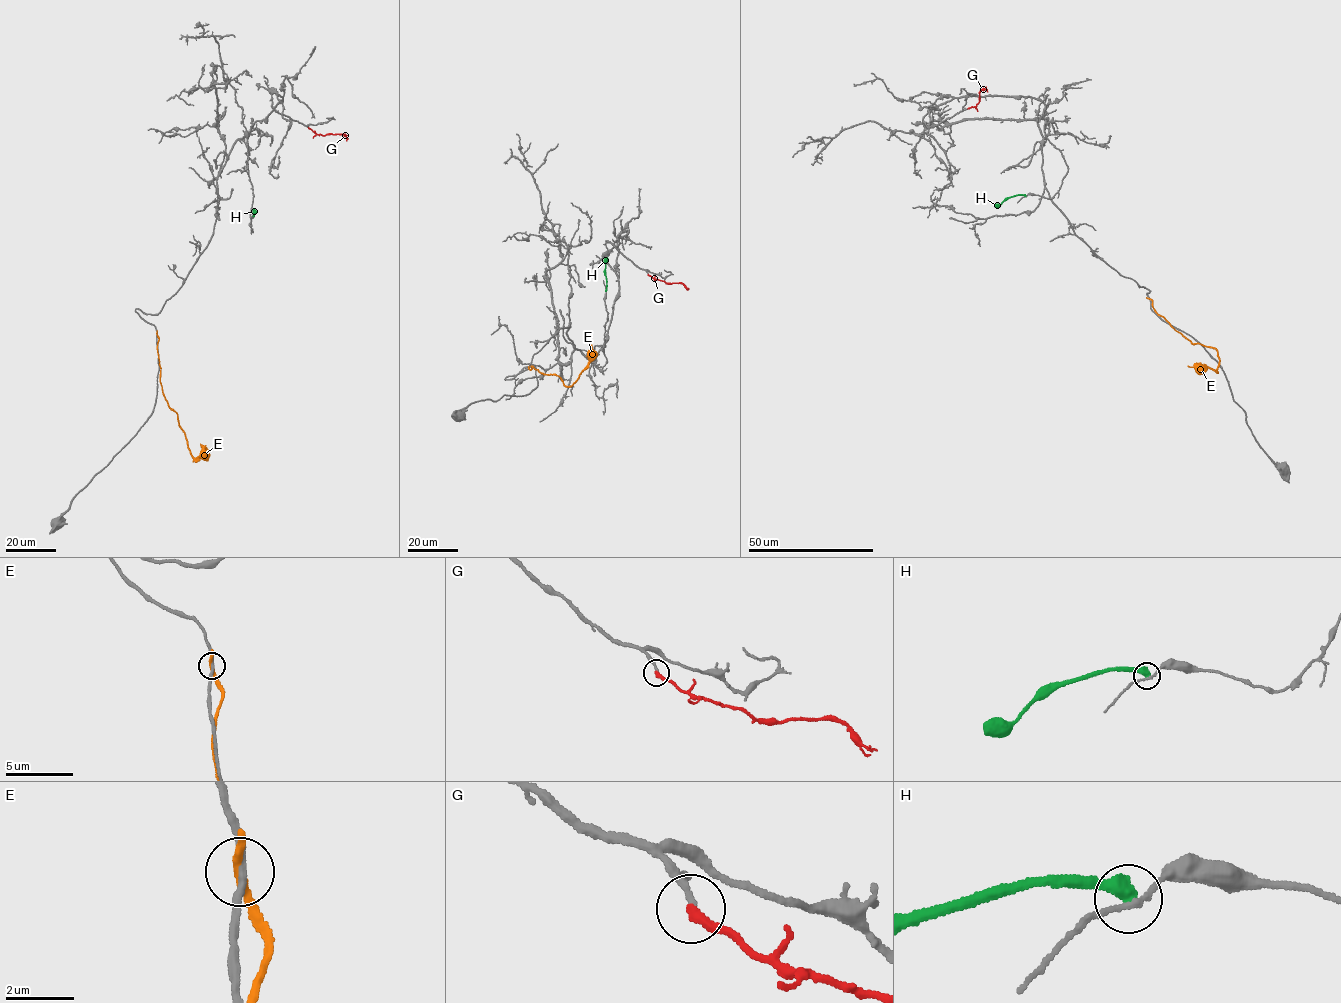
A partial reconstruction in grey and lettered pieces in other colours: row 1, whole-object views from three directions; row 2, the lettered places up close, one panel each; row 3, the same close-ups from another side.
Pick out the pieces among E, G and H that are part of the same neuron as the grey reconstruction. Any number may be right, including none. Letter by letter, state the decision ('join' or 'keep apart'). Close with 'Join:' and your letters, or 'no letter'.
E: keep apart
G: join
H: keep apart
Join: G

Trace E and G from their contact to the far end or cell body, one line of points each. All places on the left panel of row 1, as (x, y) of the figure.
E: (157, 333), (160, 382), (168, 405), (177, 414), (192, 457), (204, 454), (205, 445)
G: (308, 128), (324, 135), (343, 134), (346, 140)

